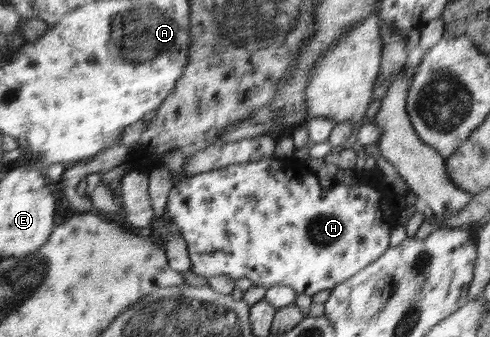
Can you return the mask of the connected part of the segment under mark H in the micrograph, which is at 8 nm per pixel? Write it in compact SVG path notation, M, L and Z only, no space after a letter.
M275 157L264 158L257 162L230 164L219 170L196 174L175 184L168 194L166 214L173 221L173 225L179 229L179 234L188 247L191 261L190 272L193 274L199 274L206 278L215 276L215 274L225 274L233 282L247 278L253 285L264 286L266 289L275 285L285 285L293 288L297 295L313 296L321 290L335 288L341 282L347 281L359 270L363 270L365 266L375 262L387 248L390 248L389 234L391 234L391 230L389 230L389 224L383 220L386 212L386 200L382 196L379 196L375 190L337 190L337 194L335 194L335 188L331 190L331 196L329 196L329 189L323 190L321 185L317 179L317 172L310 172L308 169L297 173L293 166L279 169L279 162L275 160Z

